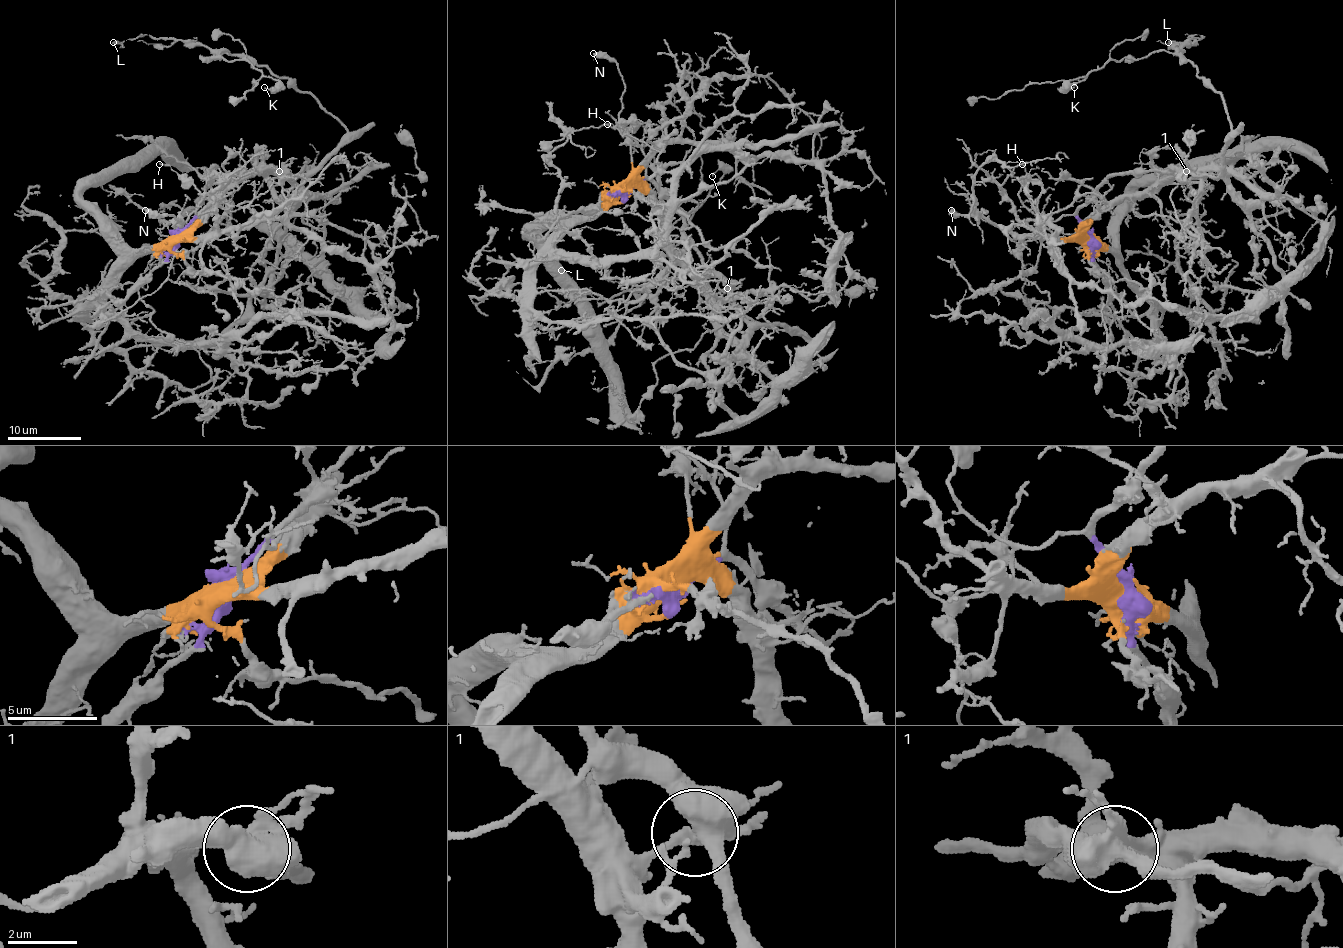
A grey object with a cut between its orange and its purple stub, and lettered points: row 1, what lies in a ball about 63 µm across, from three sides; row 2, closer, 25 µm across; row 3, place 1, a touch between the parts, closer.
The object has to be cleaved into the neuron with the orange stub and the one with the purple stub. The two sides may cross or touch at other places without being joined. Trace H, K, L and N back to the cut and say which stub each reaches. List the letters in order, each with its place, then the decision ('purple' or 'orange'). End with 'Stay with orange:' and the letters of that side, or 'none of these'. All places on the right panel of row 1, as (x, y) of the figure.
H: place (1022, 164); purple
K: place (1074, 87); purple
L: place (1168, 42); purple
N: place (951, 210); purple
Stay with orange: none of these

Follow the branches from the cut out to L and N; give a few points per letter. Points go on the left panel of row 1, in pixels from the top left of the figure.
L: (176, 235), (235, 174), (275, 171), (301, 176), (346, 130), (312, 95), (238, 55), (141, 35), (113, 42)
N: (176, 235), (198, 215), (191, 224), (189, 235), (172, 242), (174, 216), (150, 215), (145, 211)

